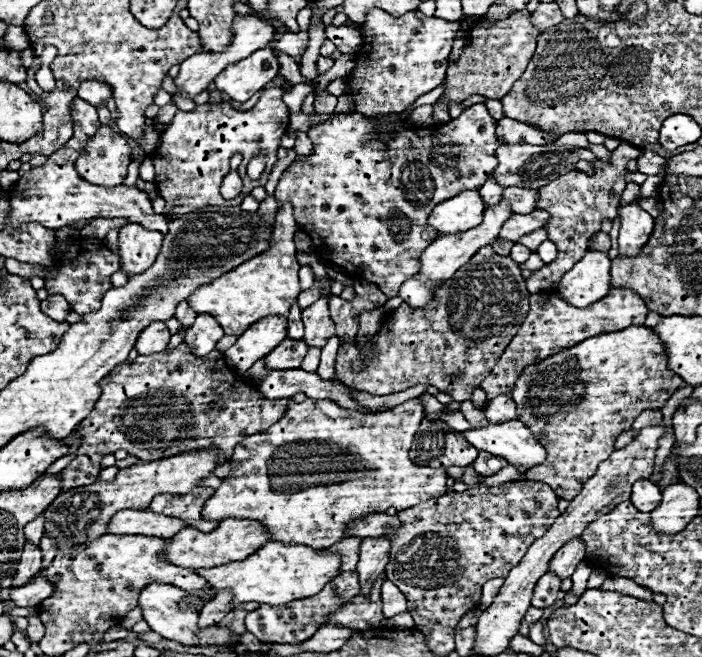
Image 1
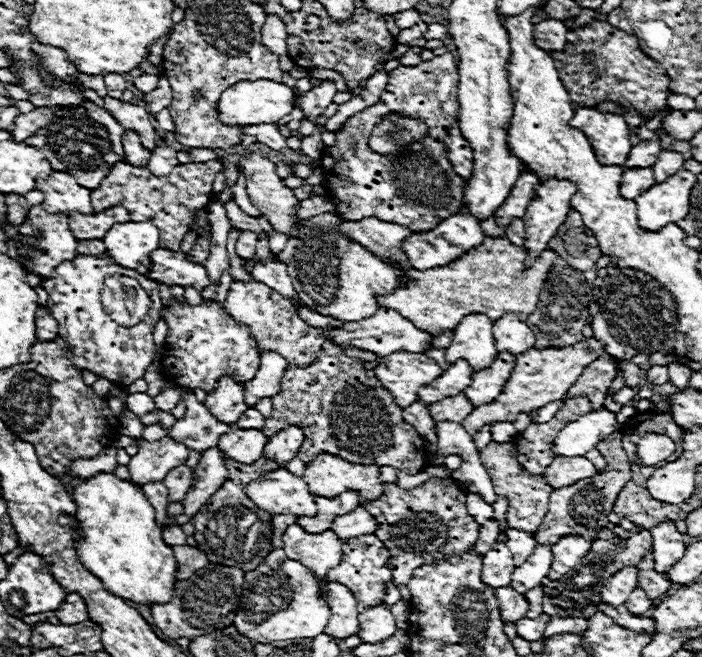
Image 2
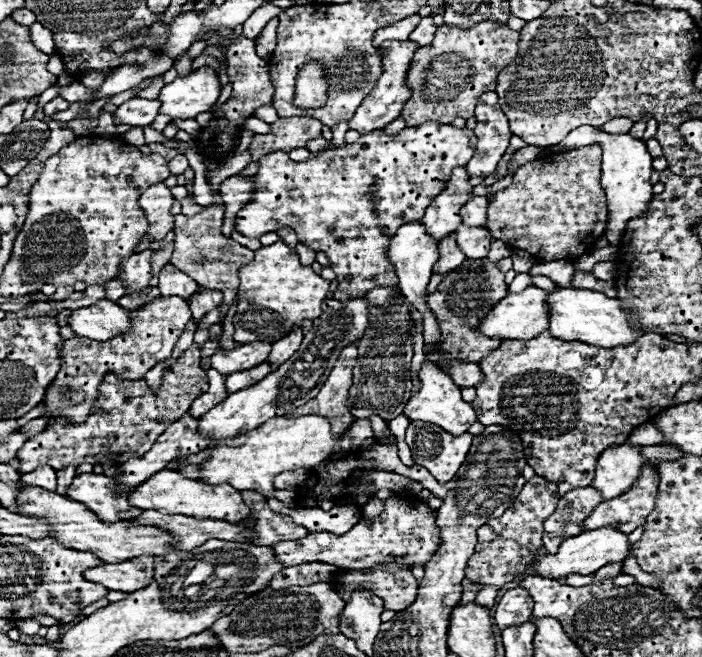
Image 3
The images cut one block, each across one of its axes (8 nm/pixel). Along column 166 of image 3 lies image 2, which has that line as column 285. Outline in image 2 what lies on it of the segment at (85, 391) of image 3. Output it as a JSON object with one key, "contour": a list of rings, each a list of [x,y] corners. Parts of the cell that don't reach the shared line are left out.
{"contour":[[[234,280],[230,284],[224,308],[228,308],[228,314],[234,316],[234,320],[240,320],[240,324],[248,324],[252,328],[252,336],[260,340],[260,350],[276,350],[286,358],[288,364],[304,366],[312,364],[316,360],[316,352],[320,352],[322,344],[326,342],[326,330],[324,328],[314,328],[308,326],[296,306],[276,290],[268,288],[266,284],[260,282],[242,282]]]}

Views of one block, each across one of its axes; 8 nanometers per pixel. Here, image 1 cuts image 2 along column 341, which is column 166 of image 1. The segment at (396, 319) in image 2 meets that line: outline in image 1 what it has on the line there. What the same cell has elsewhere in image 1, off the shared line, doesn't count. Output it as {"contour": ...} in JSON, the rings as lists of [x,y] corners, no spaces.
{"contour":[[[154,322],[150,324],[148,328],[144,328],[144,332],[138,336],[136,340],[136,350],[138,354],[146,356],[146,354],[156,354],[156,352],[162,352],[166,346],[168,346],[168,340],[170,340],[170,332],[166,328],[164,322]]]}

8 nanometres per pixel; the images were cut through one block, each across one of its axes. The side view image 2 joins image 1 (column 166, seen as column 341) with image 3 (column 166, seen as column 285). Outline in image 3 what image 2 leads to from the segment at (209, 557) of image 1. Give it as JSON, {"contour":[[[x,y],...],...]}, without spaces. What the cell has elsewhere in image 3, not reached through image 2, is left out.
{"contour":[[[18,484],[16,512],[22,516],[38,516],[40,520],[46,520],[46,524],[52,524],[50,538],[58,540],[58,544],[62,544],[66,548],[74,548],[74,550],[90,550],[100,560],[110,562],[110,564],[116,564],[120,560],[130,560],[130,558],[142,556],[142,554],[160,556],[168,550],[176,550],[176,548],[168,546],[172,536],[164,530],[158,530],[154,526],[126,524],[126,522],[102,522],[94,516],[94,512],[90,512],[82,504],[78,504],[66,496],[58,496],[56,492],[38,488],[38,486]]]}

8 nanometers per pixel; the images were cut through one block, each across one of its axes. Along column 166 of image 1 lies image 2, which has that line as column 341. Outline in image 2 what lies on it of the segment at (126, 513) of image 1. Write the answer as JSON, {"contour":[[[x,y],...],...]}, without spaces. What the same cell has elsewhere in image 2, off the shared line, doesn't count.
{"contour":[[[356,508],[356,512],[350,512],[348,516],[340,516],[332,522],[332,530],[336,536],[344,538],[356,538],[362,534],[374,534],[376,532],[376,516],[372,516],[366,508]]]}

